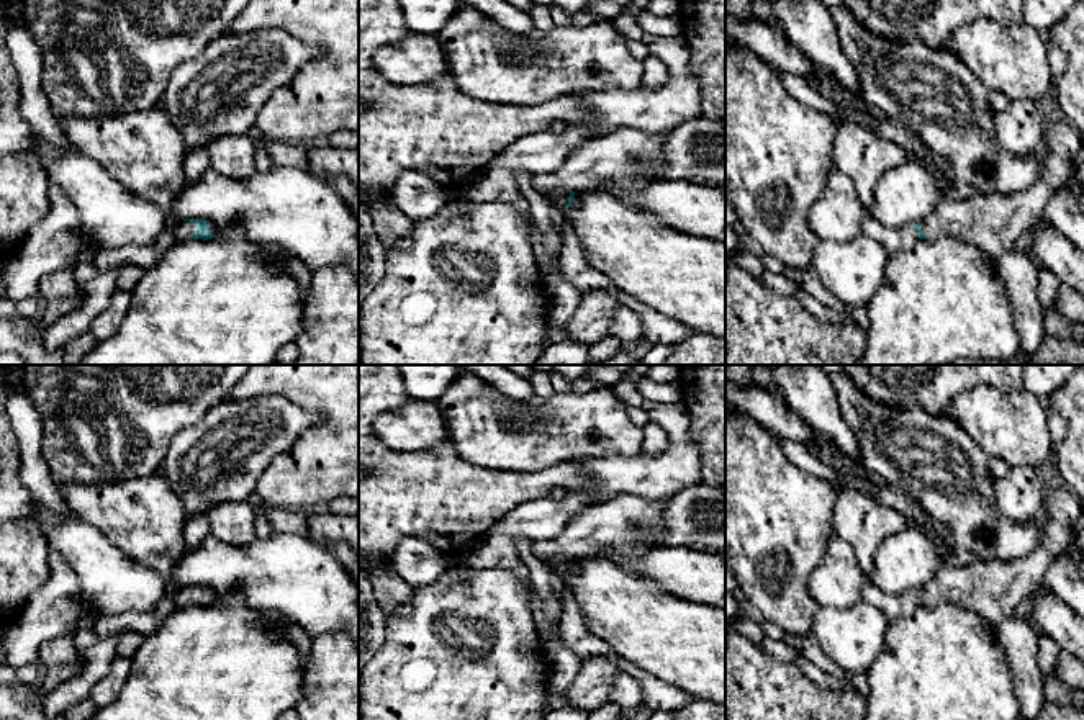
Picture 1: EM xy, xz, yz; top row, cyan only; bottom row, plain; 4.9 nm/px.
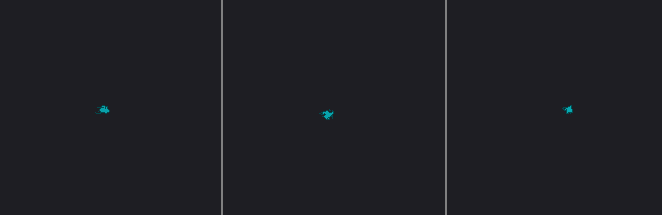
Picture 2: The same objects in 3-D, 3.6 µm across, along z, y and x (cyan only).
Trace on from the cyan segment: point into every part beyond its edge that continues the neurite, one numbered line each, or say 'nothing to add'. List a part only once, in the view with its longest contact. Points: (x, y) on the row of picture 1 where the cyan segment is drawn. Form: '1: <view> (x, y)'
1: xy (182, 231)
2: yz (993, 223)

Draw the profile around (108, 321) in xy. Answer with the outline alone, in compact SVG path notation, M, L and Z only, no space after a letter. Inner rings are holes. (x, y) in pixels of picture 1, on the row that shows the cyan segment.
M116 290L111 295L108 306L92 321L88 331L95 340L105 340L120 331L126 314L131 308L131 295L123 290Z

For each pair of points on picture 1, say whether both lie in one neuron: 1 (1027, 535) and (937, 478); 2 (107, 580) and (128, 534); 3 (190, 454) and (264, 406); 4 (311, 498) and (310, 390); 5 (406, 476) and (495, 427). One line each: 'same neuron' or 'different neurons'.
1: same neuron
2: different neurons
3: same neuron
4: same neuron
5: different neurons

